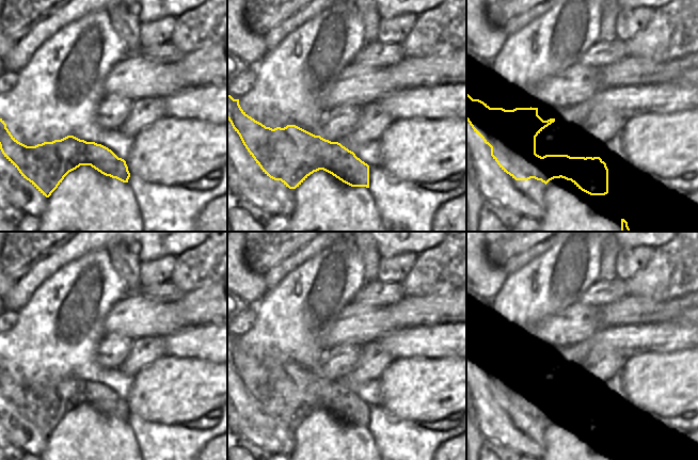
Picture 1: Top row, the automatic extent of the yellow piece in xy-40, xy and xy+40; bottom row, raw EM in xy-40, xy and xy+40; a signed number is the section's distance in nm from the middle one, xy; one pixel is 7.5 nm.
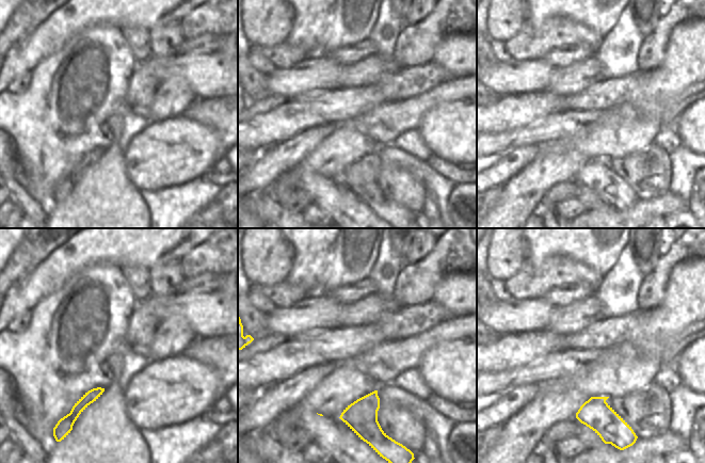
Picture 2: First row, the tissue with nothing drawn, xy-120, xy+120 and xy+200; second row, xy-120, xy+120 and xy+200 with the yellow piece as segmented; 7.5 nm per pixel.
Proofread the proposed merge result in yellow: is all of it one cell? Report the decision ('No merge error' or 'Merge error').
Merge error

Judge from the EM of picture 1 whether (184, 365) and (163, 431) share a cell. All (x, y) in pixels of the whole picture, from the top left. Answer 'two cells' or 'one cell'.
two cells

